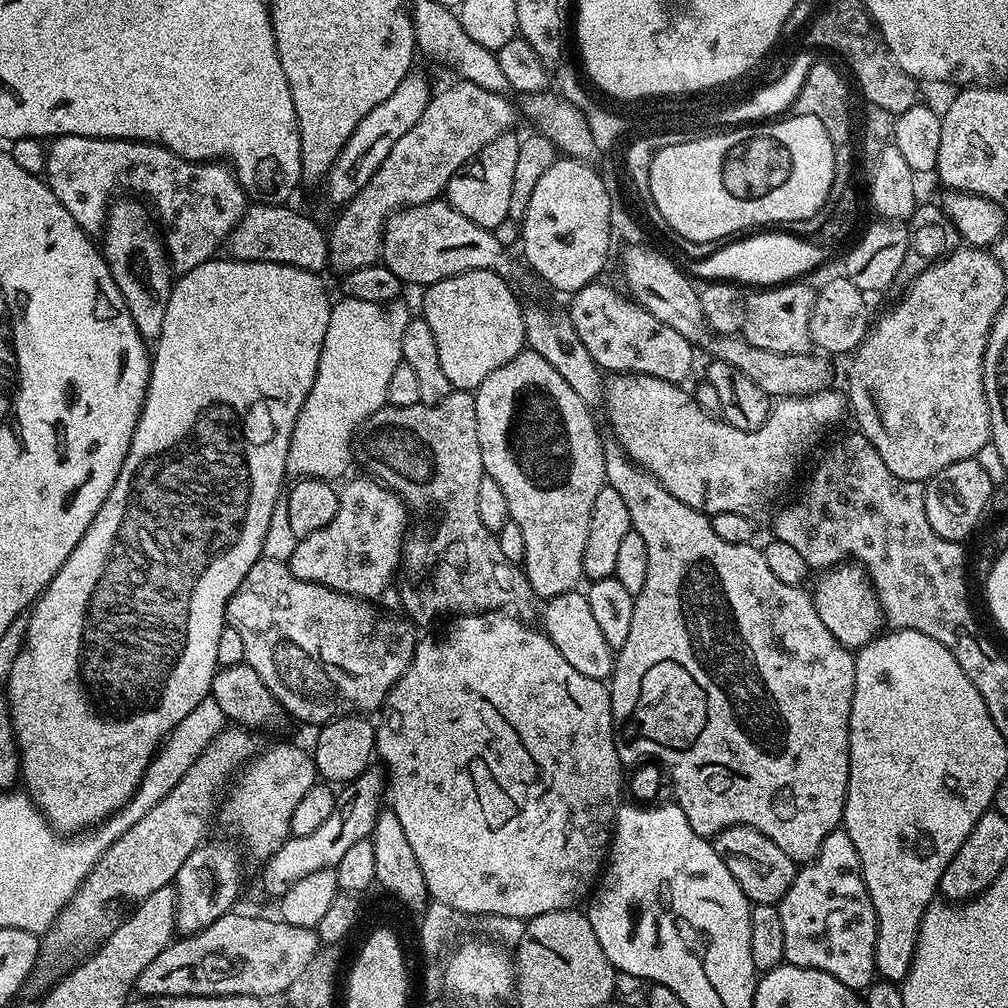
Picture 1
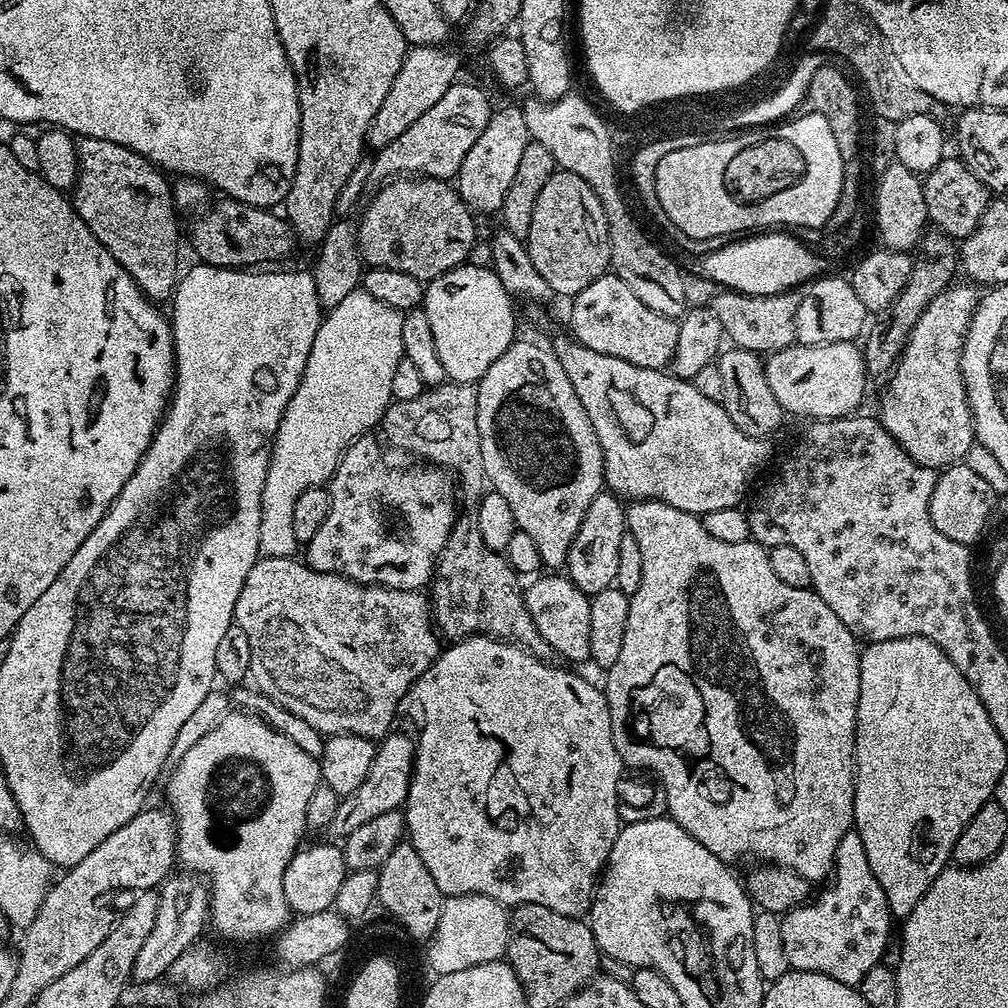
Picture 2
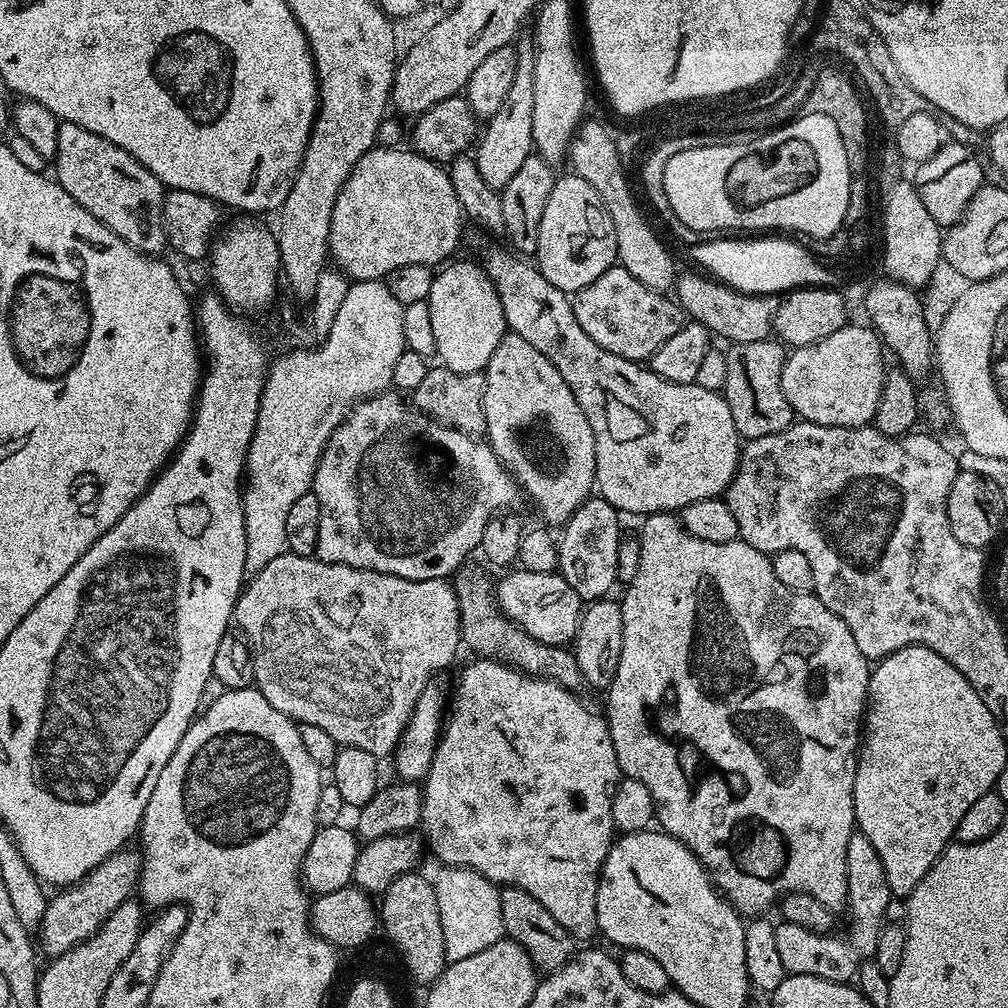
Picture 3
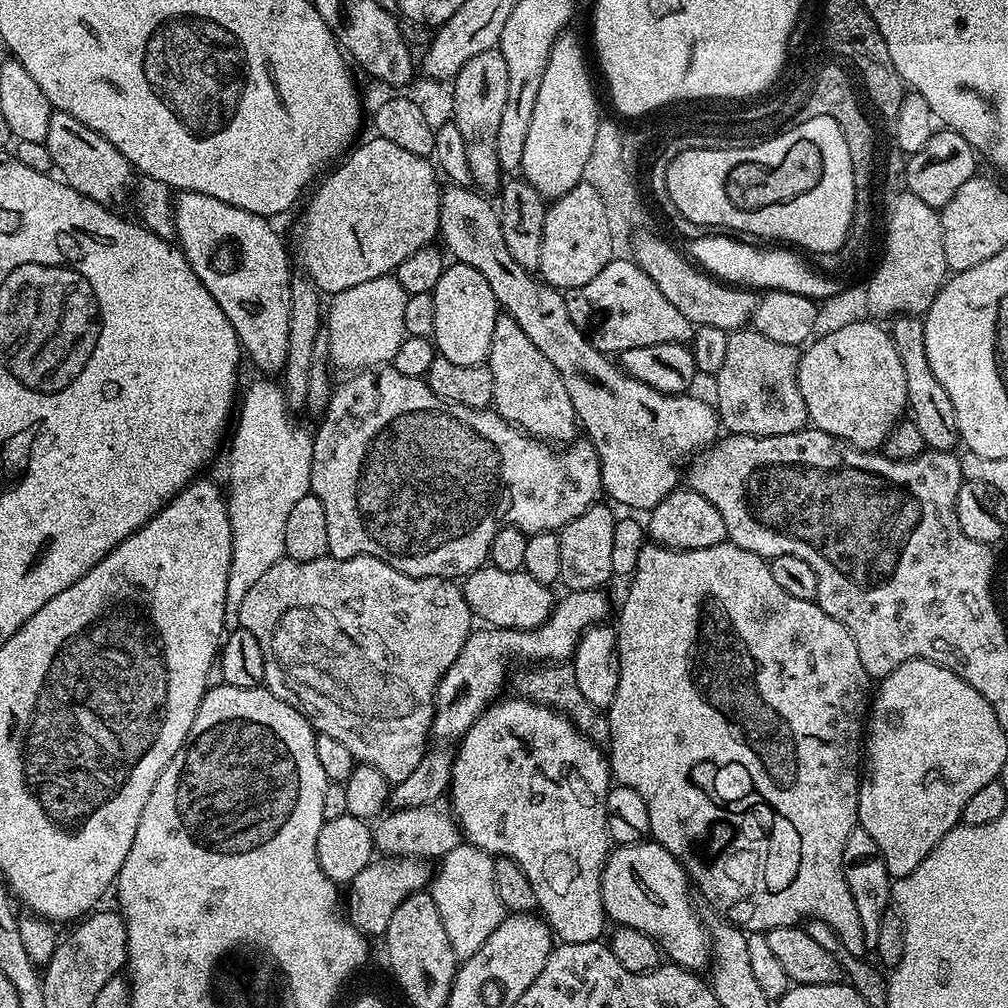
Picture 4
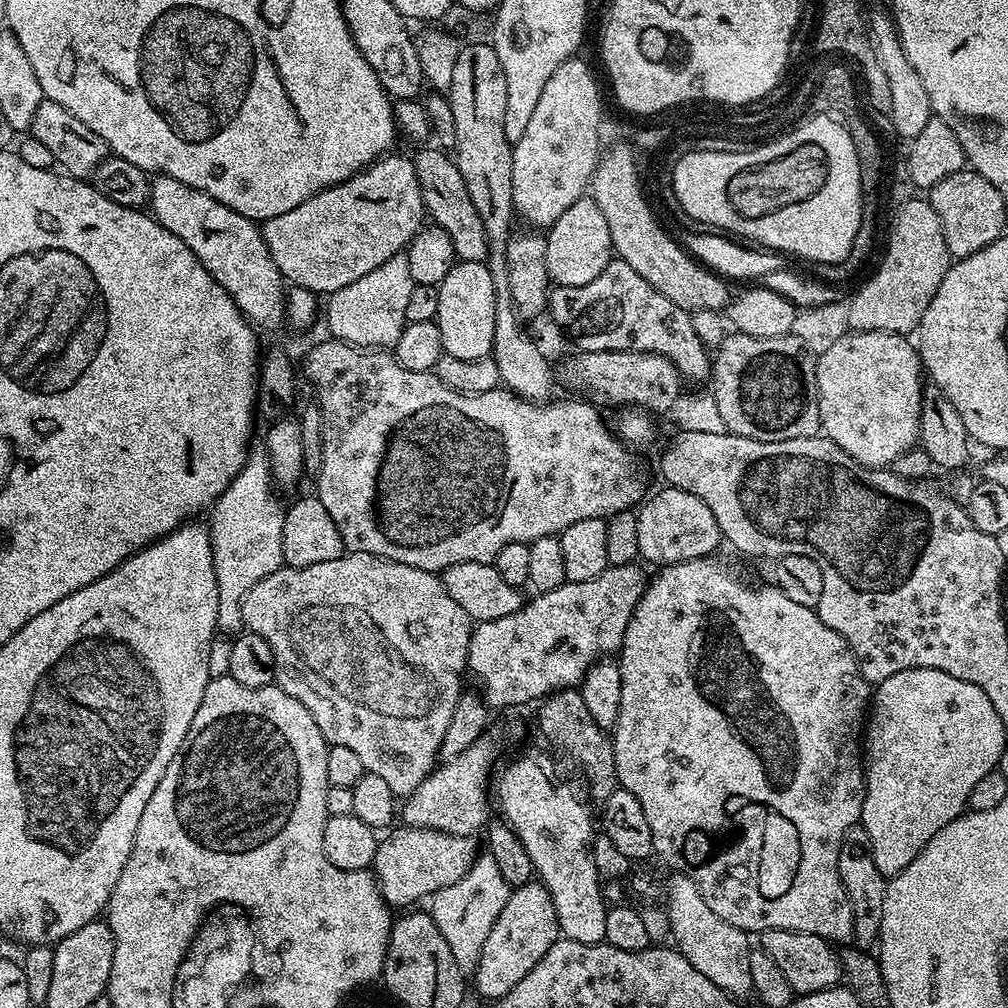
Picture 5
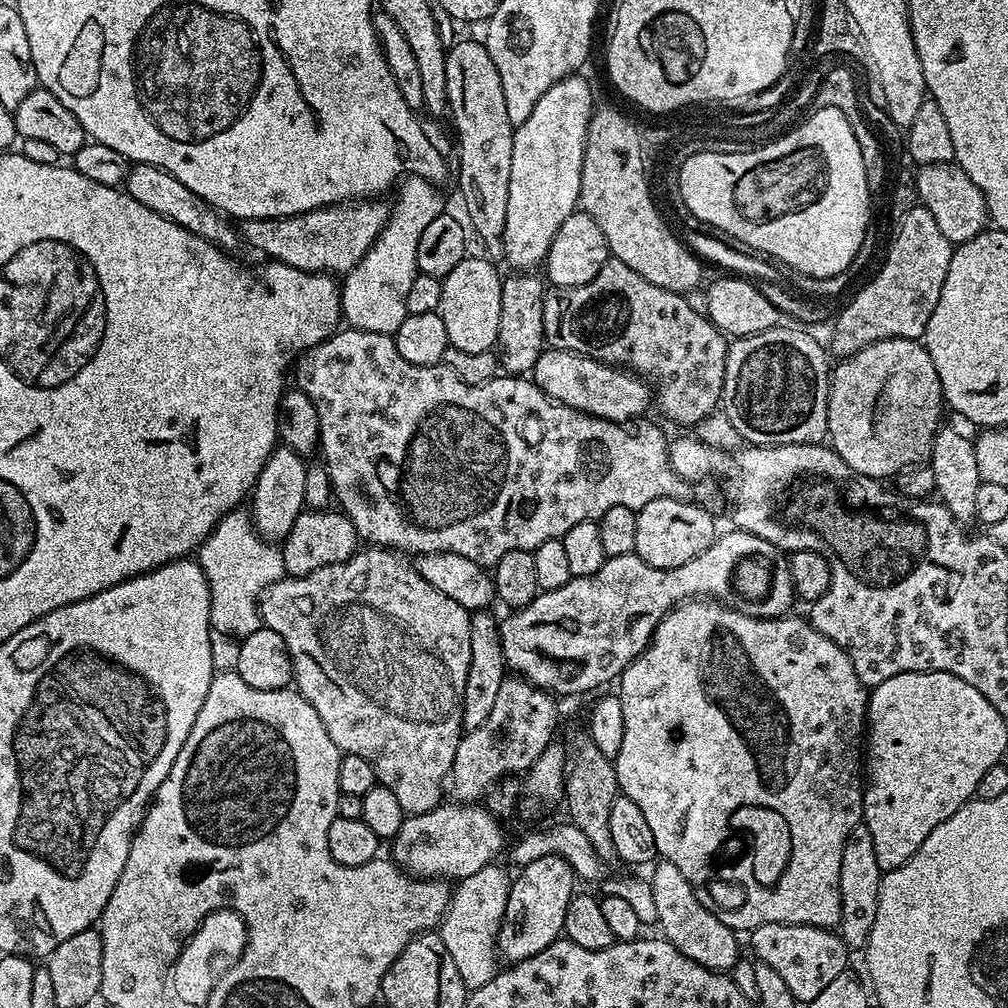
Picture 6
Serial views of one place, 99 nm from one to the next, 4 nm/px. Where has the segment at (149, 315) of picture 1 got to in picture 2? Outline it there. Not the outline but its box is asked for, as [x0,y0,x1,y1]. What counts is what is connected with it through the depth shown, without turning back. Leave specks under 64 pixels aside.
[74,137,181,301]

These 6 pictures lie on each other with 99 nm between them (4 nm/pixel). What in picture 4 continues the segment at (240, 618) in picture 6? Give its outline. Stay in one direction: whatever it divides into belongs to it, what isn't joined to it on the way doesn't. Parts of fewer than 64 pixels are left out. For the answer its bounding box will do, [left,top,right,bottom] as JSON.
[224,379,313,630]

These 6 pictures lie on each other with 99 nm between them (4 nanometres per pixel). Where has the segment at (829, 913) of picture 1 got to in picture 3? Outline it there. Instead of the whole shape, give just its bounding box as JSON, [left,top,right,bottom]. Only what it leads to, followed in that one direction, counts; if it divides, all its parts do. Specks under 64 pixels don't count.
[776,831,894,984]

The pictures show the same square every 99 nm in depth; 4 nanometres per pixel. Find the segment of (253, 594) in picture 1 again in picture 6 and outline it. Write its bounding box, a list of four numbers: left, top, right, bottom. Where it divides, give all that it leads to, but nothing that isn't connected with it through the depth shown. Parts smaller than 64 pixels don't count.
[258,546,471,816]

